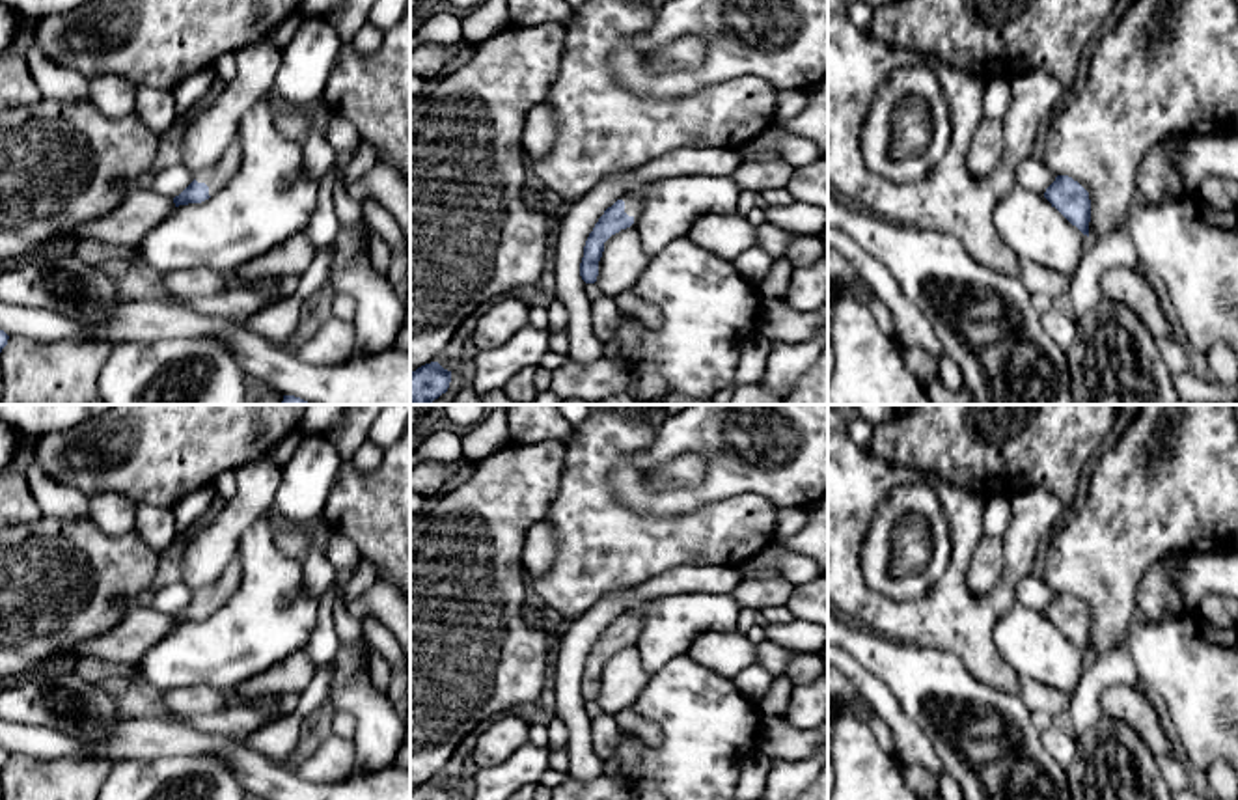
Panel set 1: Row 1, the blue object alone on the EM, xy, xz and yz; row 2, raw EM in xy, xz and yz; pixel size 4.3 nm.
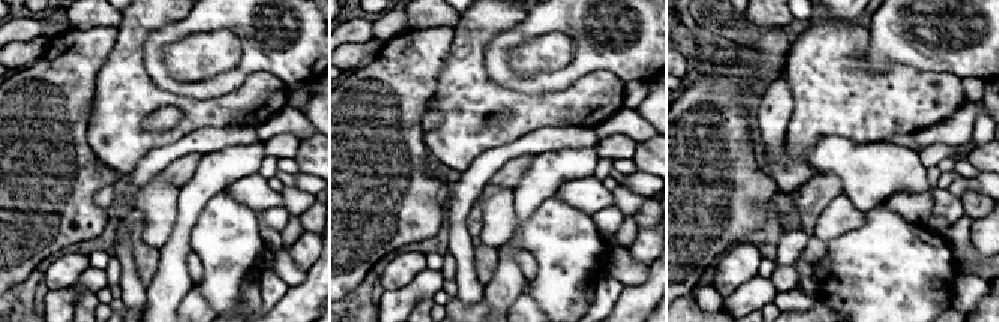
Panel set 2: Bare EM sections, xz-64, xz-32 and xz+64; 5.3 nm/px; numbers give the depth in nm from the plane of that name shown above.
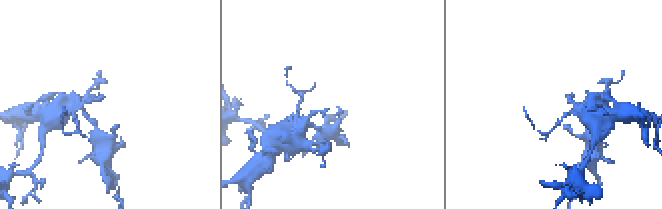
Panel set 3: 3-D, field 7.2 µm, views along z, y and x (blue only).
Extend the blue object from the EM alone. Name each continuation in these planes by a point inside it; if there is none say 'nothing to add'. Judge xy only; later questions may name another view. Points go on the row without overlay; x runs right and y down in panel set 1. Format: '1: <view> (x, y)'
1: xy (215, 595)

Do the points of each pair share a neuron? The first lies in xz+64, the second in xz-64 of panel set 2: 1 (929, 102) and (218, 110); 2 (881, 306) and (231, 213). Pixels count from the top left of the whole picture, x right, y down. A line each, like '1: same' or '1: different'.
1: same
2: same

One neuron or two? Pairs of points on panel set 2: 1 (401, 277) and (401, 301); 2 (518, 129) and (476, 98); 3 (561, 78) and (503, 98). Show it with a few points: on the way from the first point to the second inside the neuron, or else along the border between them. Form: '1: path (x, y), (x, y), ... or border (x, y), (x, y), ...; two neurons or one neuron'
1: border (425, 267), (401, 288), (386, 291); two neurons
2: path (518, 114), (507, 102), (491, 99); one neuron
3: border (488, 74), (513, 92), (554, 93); two neurons

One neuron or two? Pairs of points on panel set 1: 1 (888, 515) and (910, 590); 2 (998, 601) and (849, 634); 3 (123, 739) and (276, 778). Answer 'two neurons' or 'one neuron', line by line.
1: one neuron
2: two neurons
3: one neuron

